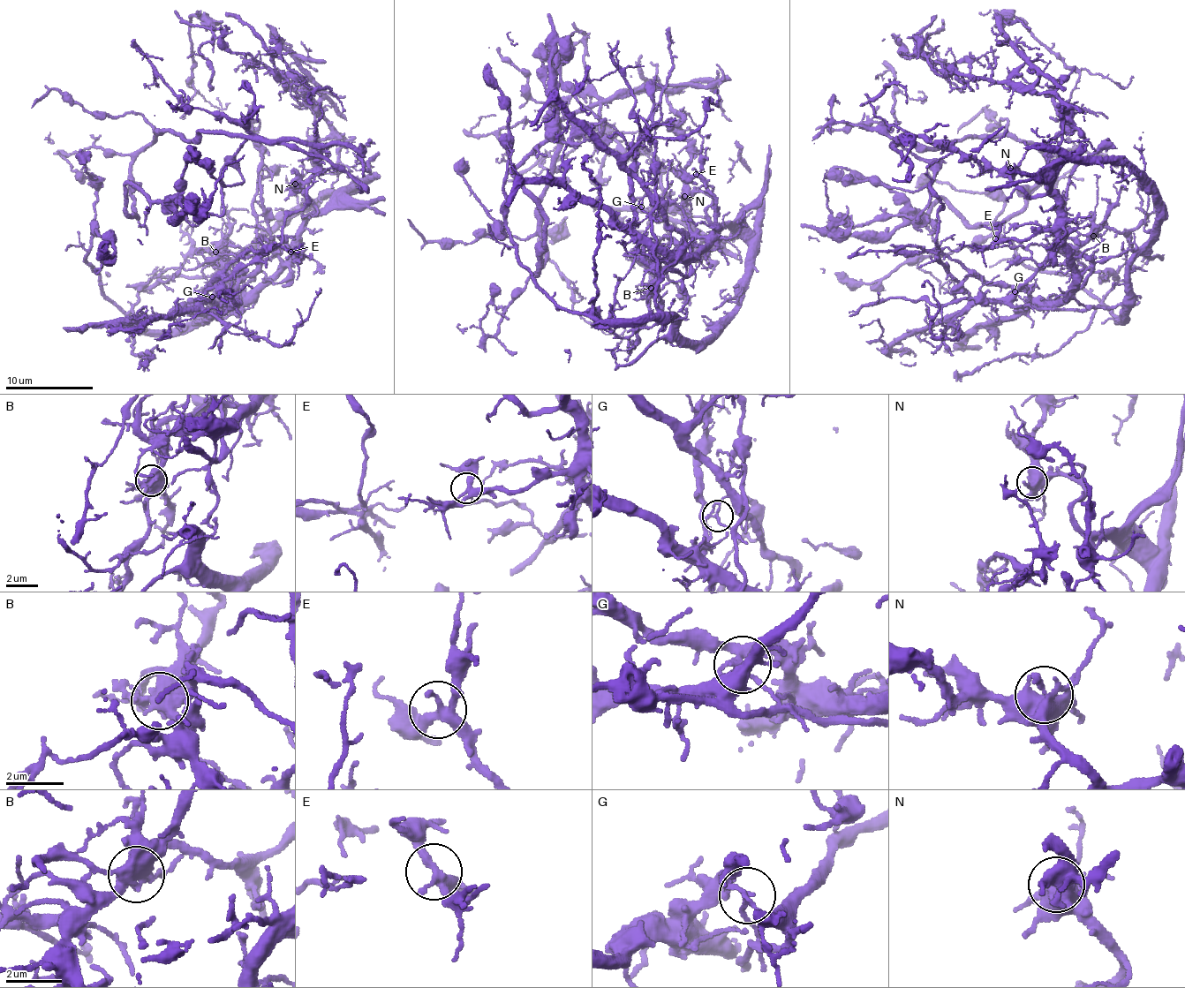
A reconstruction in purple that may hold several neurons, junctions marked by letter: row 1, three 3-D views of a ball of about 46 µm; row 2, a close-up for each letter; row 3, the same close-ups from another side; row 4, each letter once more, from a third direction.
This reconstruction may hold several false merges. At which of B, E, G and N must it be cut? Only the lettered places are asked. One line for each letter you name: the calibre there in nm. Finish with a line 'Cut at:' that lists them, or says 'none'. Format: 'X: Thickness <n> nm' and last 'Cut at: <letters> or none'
B: Thickness 500 nm
G: Thickness 150 nm
Cut at: B, G

